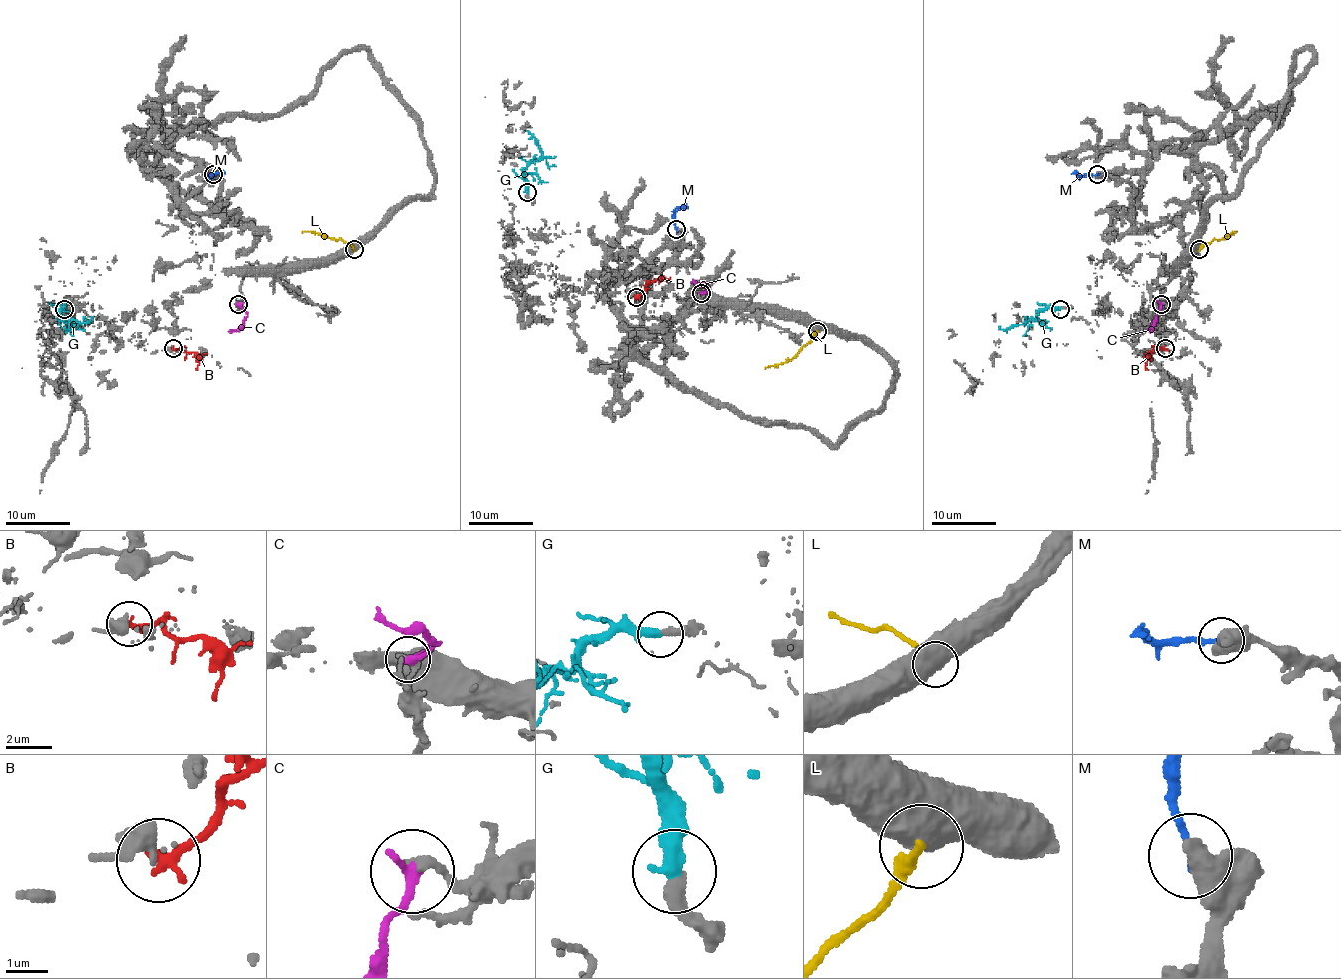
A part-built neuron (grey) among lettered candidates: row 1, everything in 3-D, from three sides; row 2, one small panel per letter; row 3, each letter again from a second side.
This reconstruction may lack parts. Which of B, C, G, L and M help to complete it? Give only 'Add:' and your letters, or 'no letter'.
Add: G

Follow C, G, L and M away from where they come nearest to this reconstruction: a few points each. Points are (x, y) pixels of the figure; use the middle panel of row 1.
C: (700, 293), (710, 288), (692, 279)
G: (527, 192), (524, 171), (541, 155), (538, 142), (525, 131)
L: (816, 332), (791, 359), (765, 367)
M: (676, 229), (673, 214), (680, 208), (688, 208)

